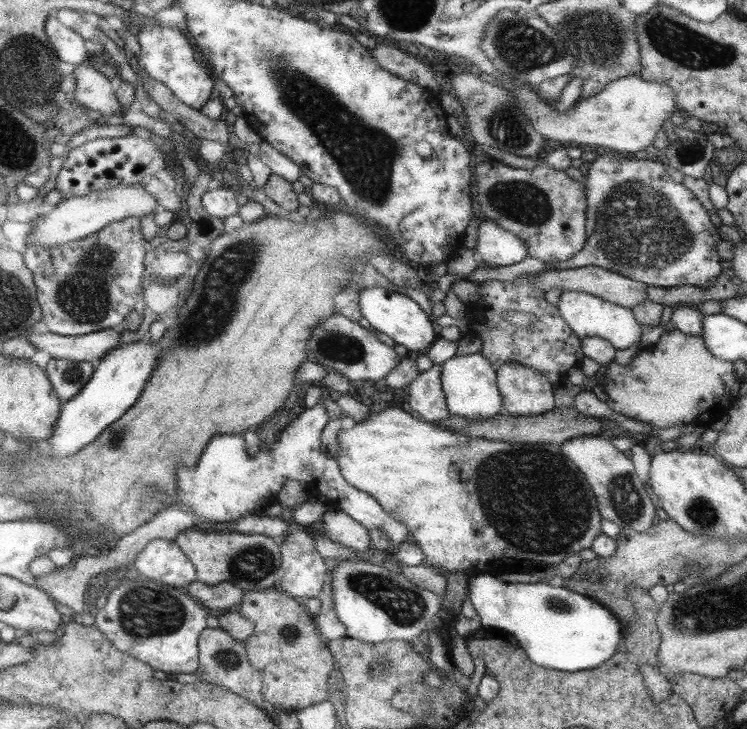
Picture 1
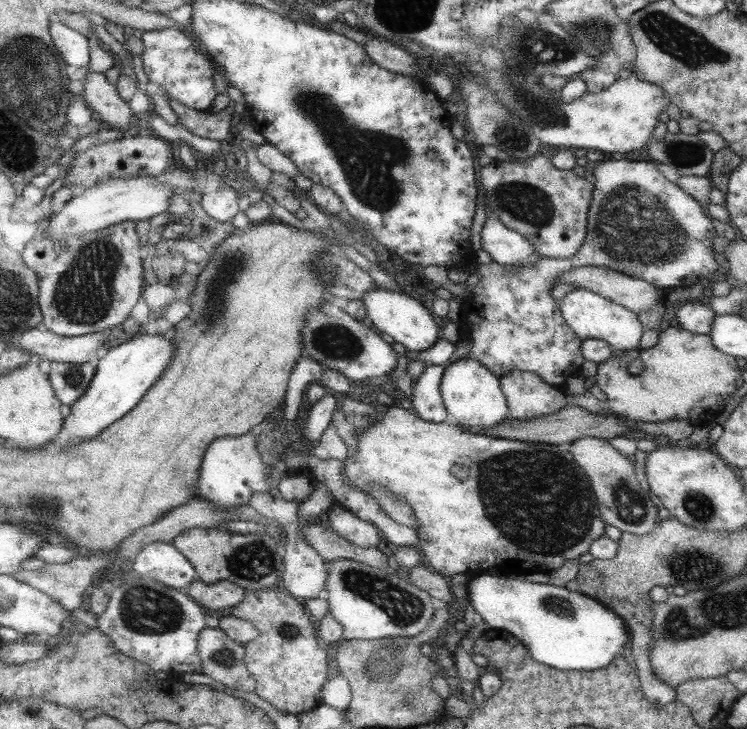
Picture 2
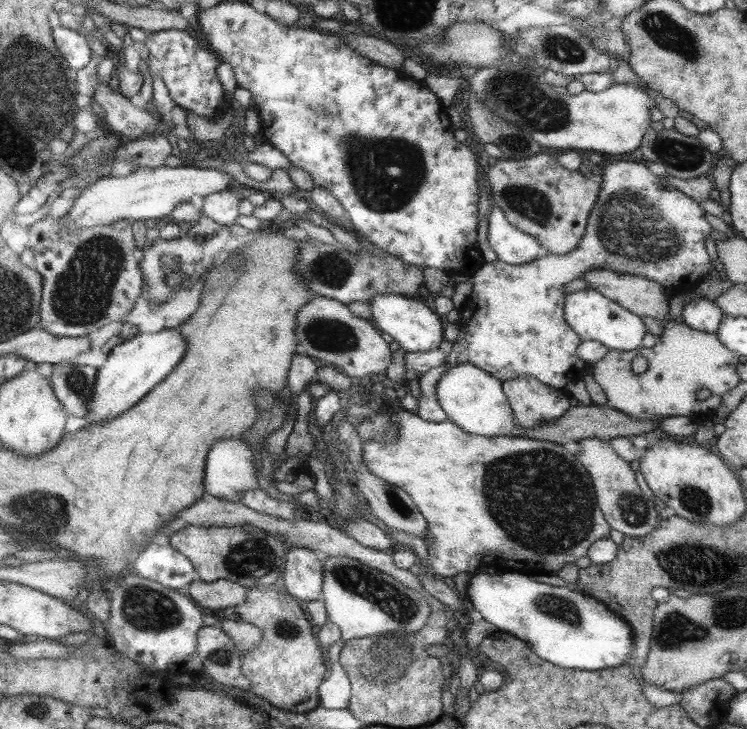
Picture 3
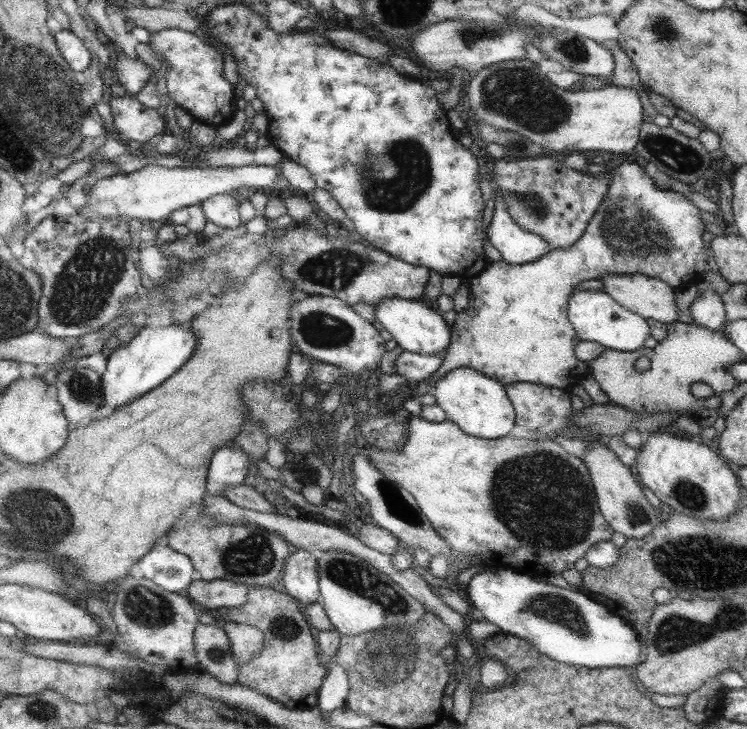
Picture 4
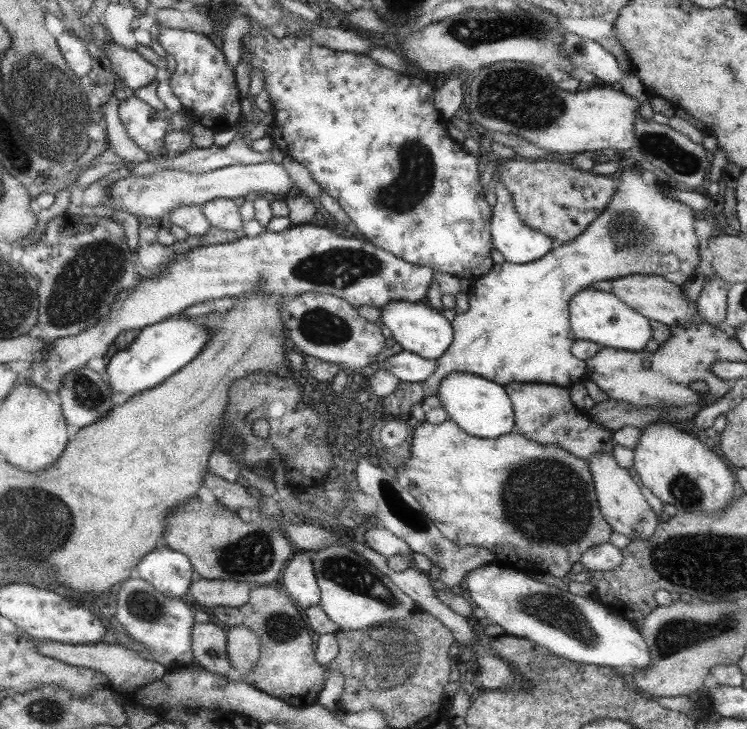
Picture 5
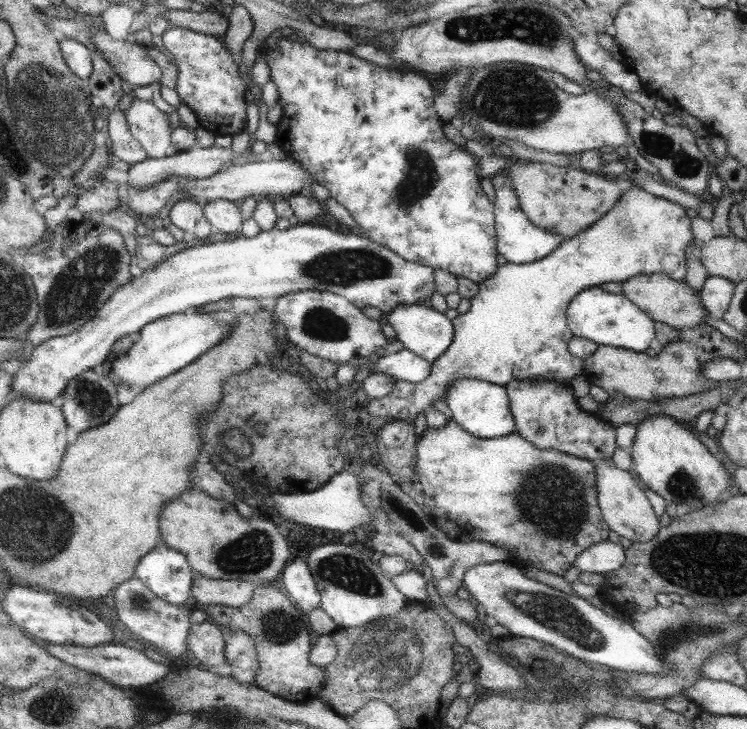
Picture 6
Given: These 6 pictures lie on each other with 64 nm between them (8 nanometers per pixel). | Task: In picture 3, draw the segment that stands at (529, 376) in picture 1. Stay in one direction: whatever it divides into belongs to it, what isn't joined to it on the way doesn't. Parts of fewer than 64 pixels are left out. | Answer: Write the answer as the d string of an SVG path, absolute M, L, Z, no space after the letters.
M519 377L502 383L503 394L514 415L513 426L537 428L563 416L569 406L569 396L561 389L547 386L533 377Z

